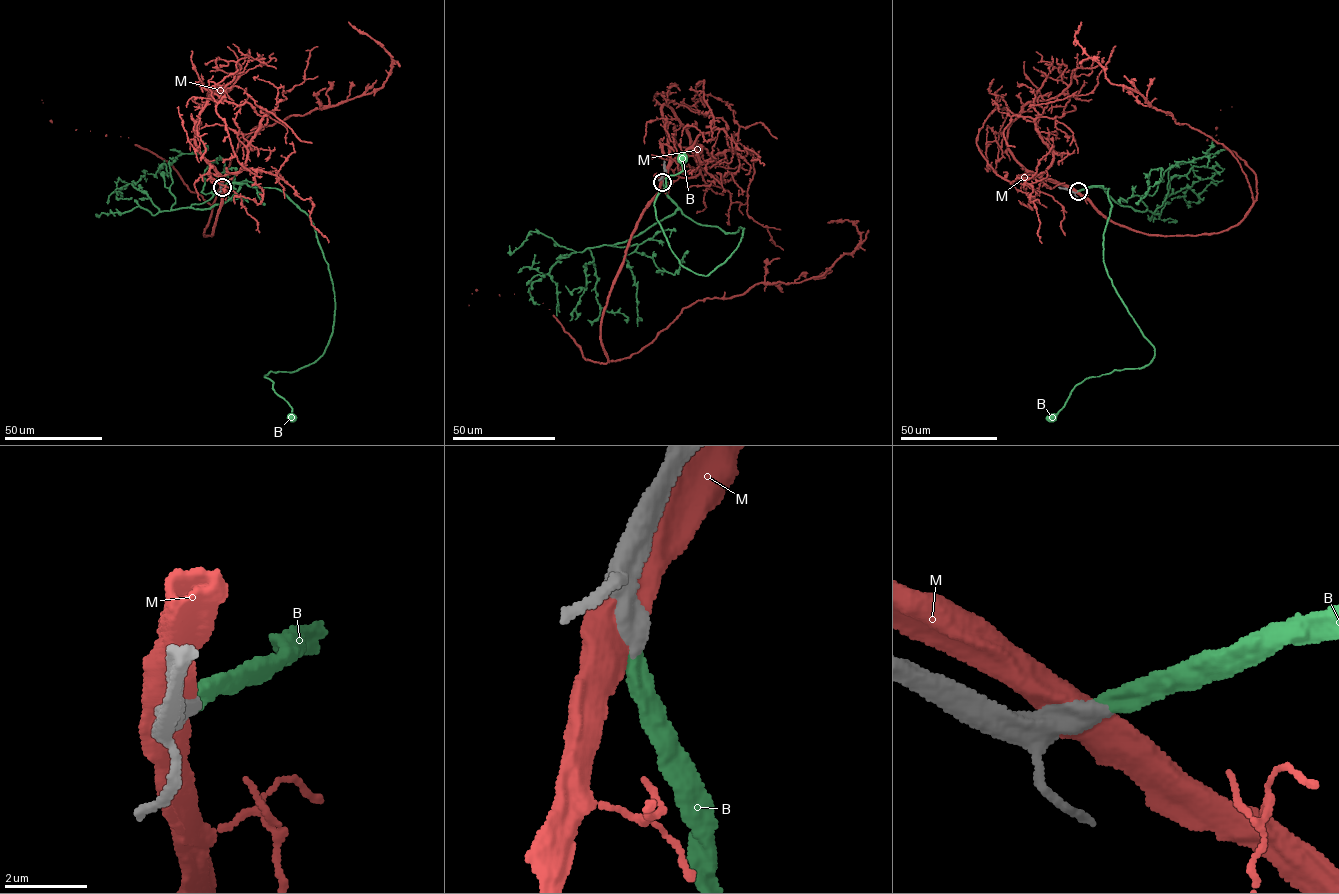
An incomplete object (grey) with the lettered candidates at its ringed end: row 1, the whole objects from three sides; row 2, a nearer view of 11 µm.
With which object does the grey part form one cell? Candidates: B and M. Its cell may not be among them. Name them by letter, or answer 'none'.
B

